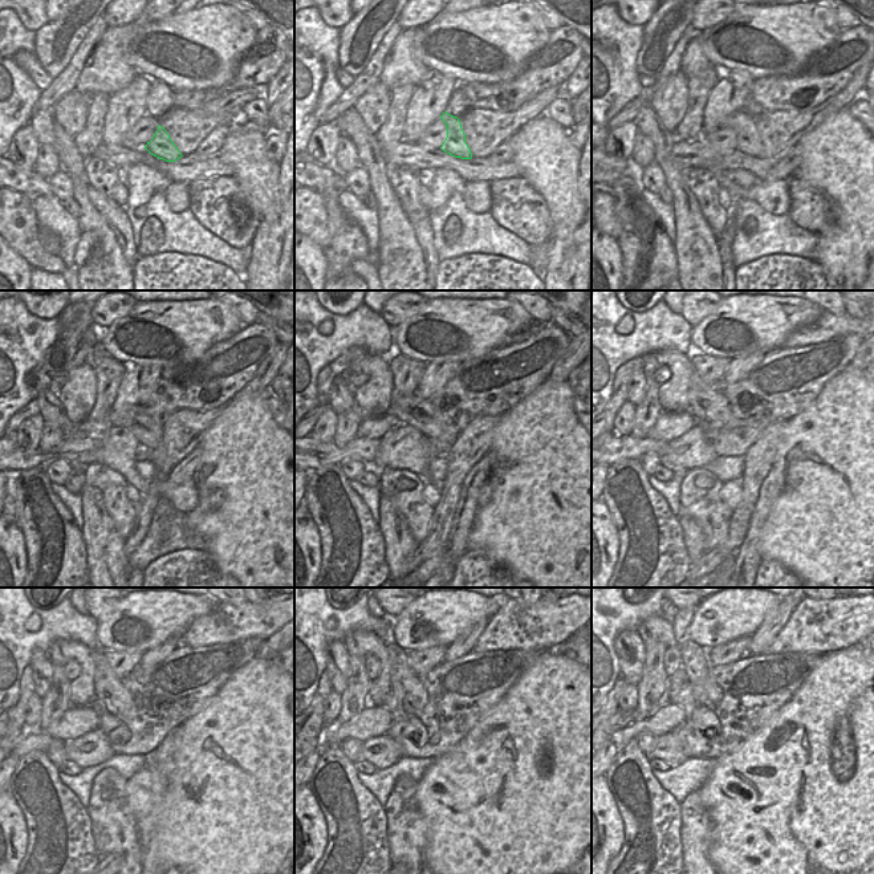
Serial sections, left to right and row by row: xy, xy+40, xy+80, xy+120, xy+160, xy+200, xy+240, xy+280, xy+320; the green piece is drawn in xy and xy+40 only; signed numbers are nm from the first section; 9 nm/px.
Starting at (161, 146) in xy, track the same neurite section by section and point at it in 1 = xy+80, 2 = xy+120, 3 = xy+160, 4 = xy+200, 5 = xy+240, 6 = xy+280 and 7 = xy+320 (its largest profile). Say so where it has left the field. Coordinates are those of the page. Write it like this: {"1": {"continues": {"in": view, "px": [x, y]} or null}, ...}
{"1": {"continues": {"in": "xy+80", "px": [746, 126]}}, "2": {"continues": {"in": "xy+120", "px": [149, 431]}}, "3": {"continues": {"in": "xy+160", "px": [418, 413]}}, "4": {"continues": {"in": "xy+200", "px": [706, 402]}}, "5": {"continues": {"in": "xy+240", "px": [113, 692]}}, "6": {"continues": {"in": "xy+280", "px": [406, 685]}}, "7": {"continues": {"in": "xy+320", "px": [692, 655]}}}

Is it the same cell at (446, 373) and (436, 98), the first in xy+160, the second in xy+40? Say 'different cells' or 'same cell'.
same cell

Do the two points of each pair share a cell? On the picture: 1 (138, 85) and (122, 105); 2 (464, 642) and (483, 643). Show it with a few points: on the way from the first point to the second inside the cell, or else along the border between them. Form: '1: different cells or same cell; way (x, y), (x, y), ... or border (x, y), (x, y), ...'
1: same cell; way (137, 90), (127, 100)
2: different cells; border (490, 618), (471, 650)

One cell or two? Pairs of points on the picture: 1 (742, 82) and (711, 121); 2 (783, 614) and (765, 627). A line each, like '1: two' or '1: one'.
1: one
2: one

